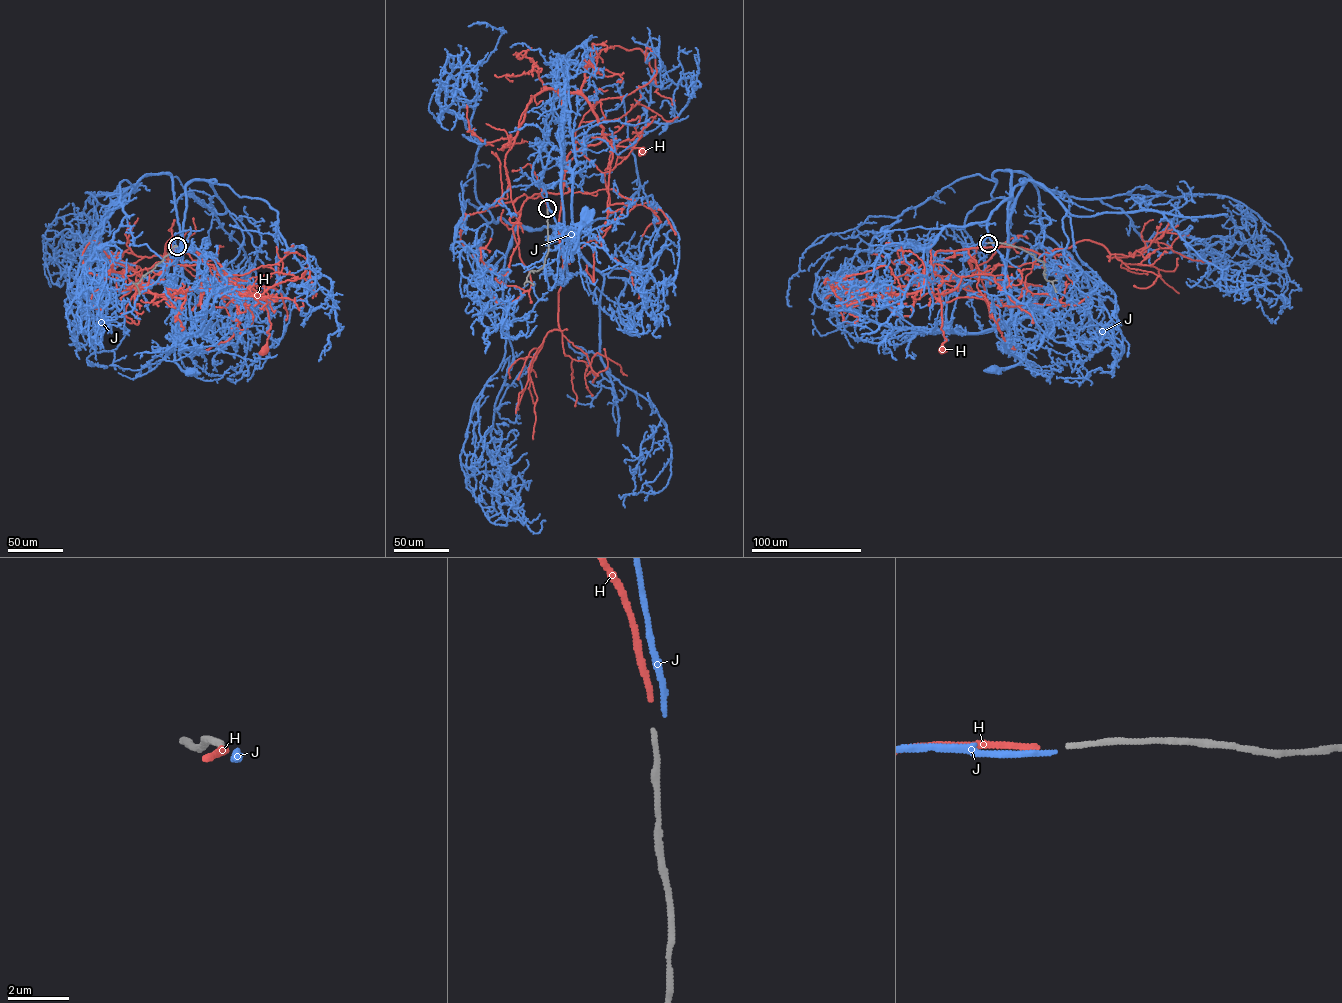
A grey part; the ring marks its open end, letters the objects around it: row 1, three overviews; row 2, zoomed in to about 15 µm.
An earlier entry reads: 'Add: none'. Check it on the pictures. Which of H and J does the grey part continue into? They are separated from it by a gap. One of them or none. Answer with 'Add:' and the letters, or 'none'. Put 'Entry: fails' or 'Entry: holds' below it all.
Add: H
Entry: fails

